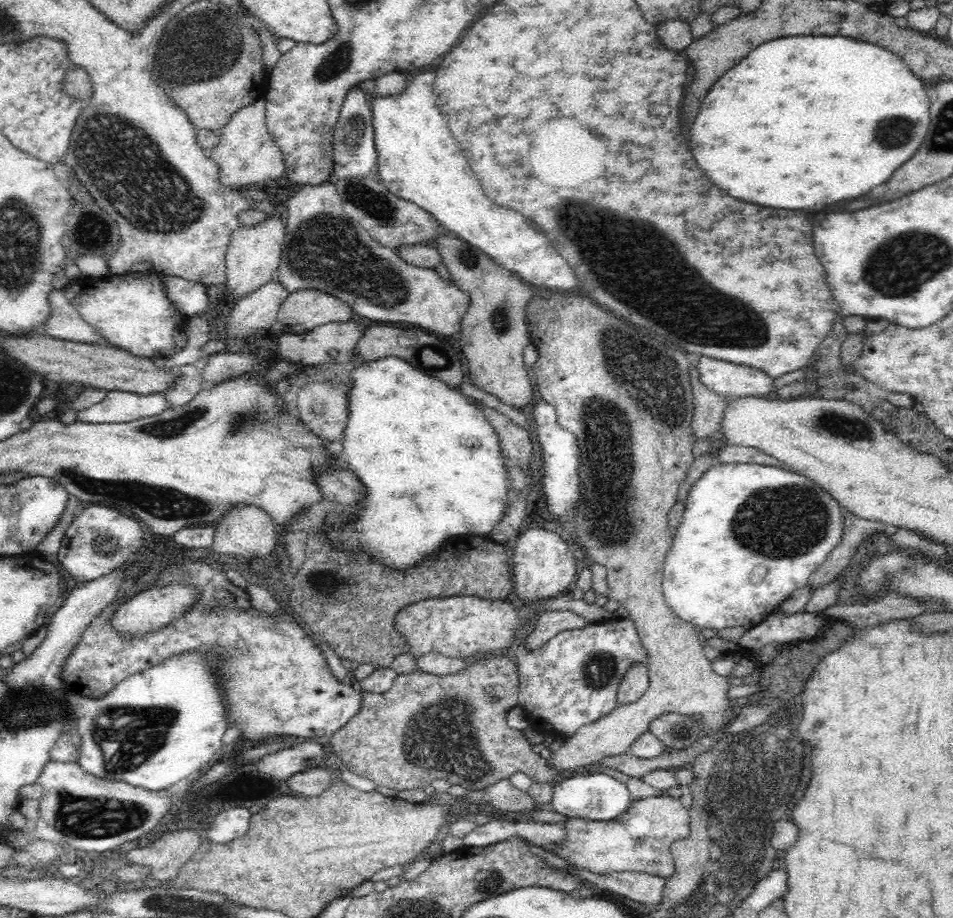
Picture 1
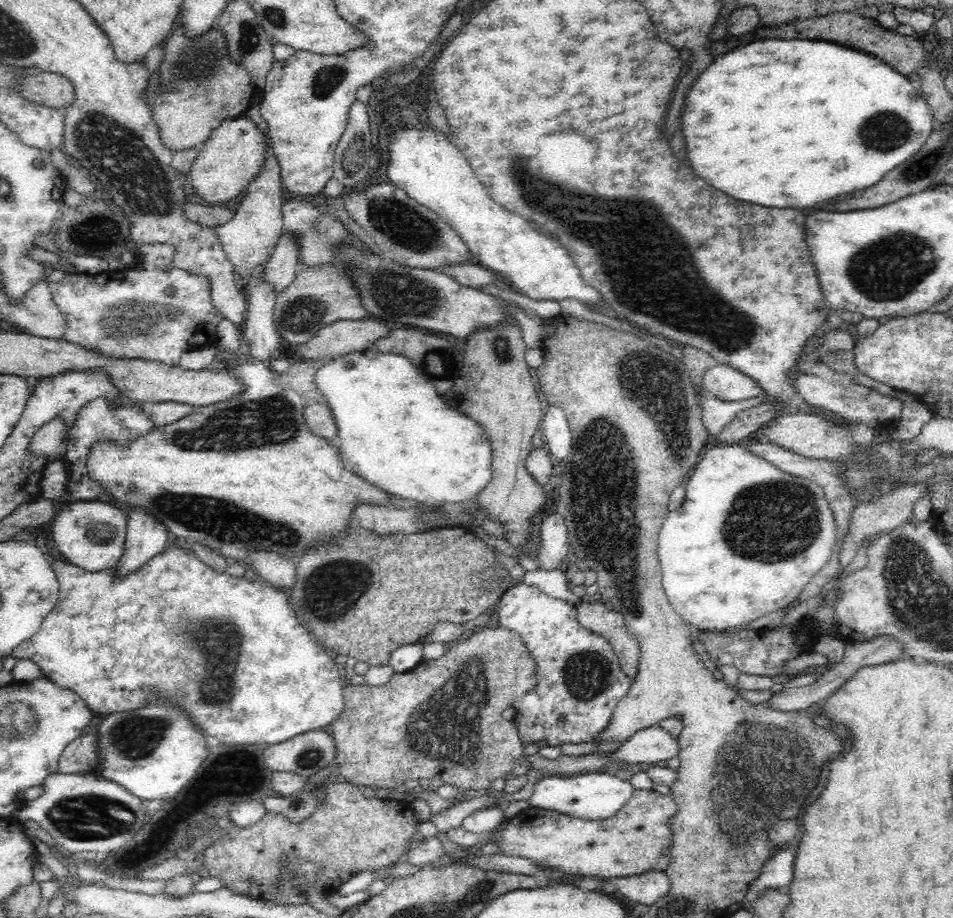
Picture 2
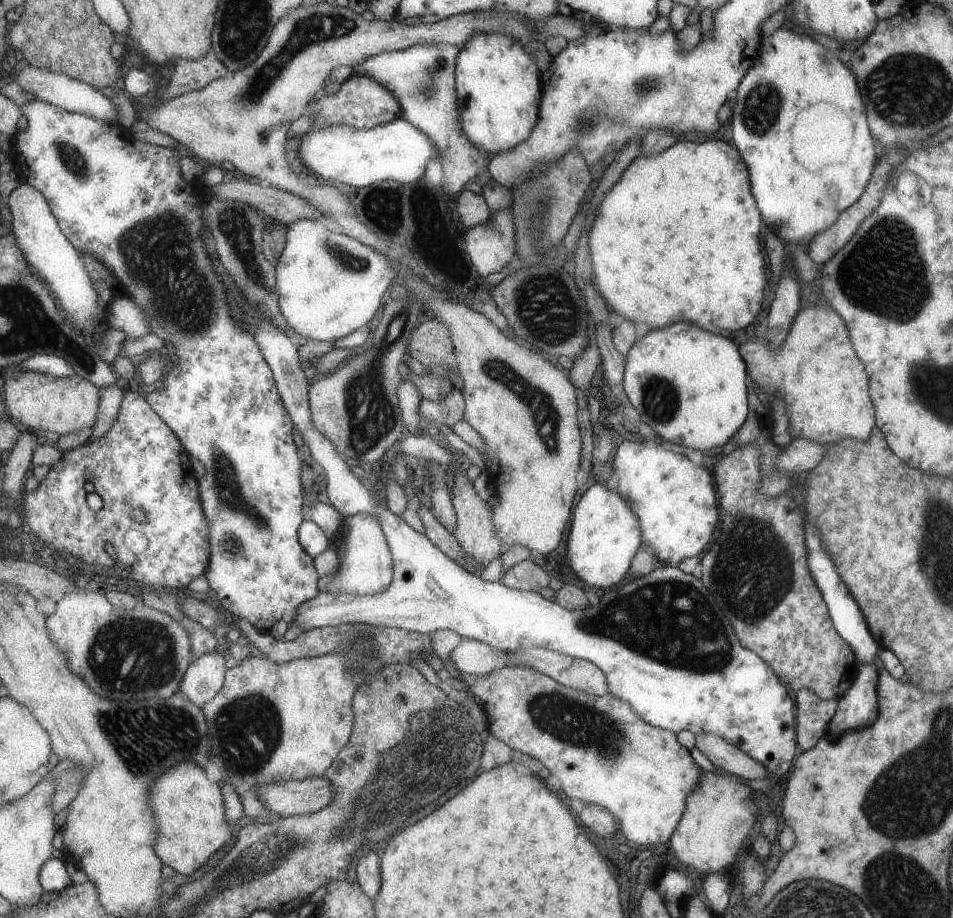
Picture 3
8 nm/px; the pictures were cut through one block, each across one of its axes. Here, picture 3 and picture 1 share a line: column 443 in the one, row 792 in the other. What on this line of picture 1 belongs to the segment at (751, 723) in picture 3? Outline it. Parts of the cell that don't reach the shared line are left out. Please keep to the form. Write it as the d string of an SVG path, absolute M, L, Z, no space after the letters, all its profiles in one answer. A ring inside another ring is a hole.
M591 772L586 776L573 774L567 779L554 783L554 798L551 802L554 810L570 818L589 821L610 821L626 812L630 806L626 783L618 781L601 772Z

